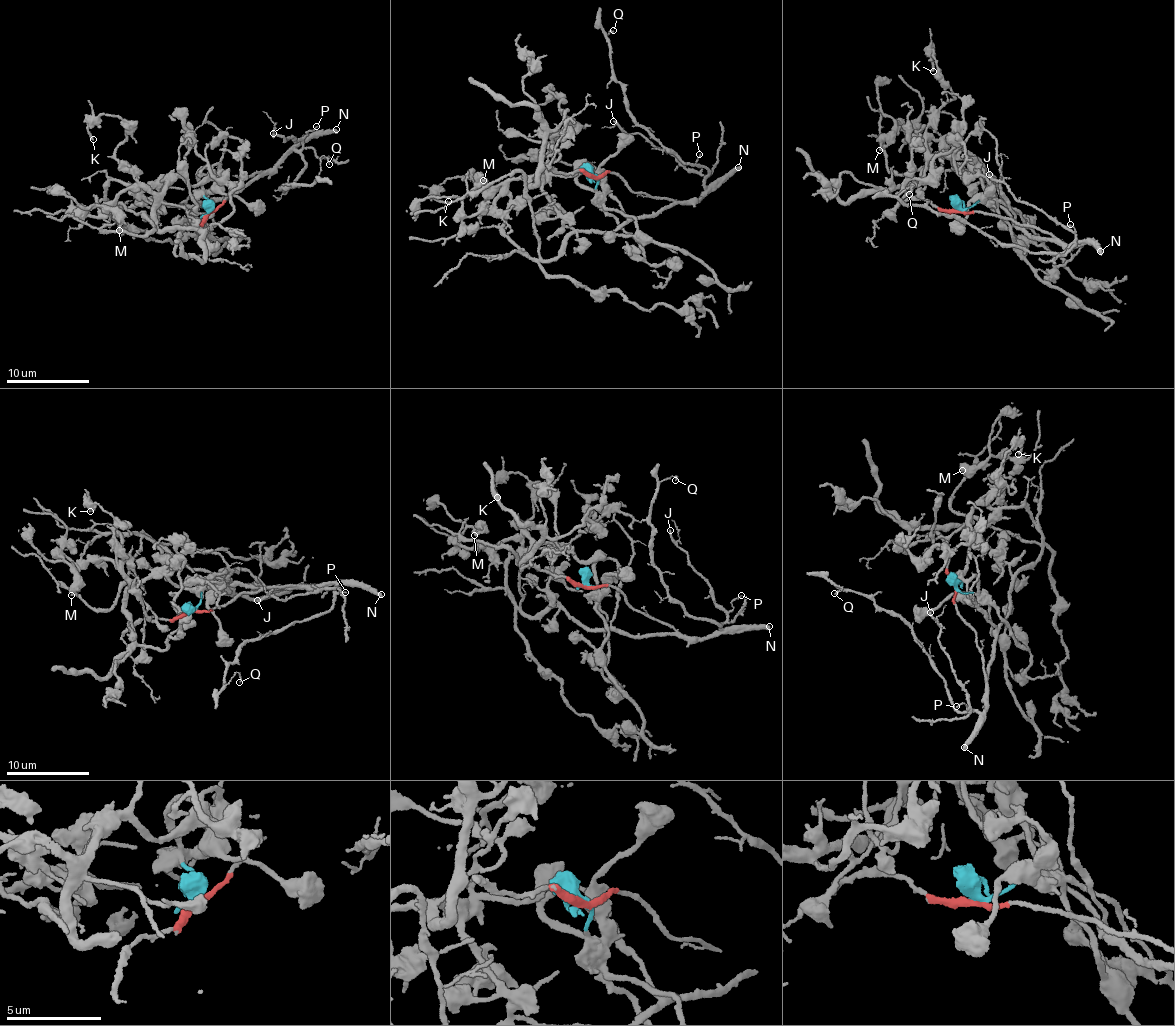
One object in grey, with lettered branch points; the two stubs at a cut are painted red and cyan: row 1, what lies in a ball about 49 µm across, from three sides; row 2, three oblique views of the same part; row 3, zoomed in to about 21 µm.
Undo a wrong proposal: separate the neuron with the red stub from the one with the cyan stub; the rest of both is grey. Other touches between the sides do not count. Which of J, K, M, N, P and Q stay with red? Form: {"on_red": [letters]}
{"on_red": ["J", "N", "P", "Q"]}

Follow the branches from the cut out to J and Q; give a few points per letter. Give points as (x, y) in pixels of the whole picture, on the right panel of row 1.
J: (960, 212), (1011, 221), (1050, 235), (1072, 249), (1081, 242), (989, 174)
Q: (960, 212), (1011, 221), (1072, 249), (1080, 242), (1061, 253), (1004, 245), (899, 197), (912, 184), (909, 194)

